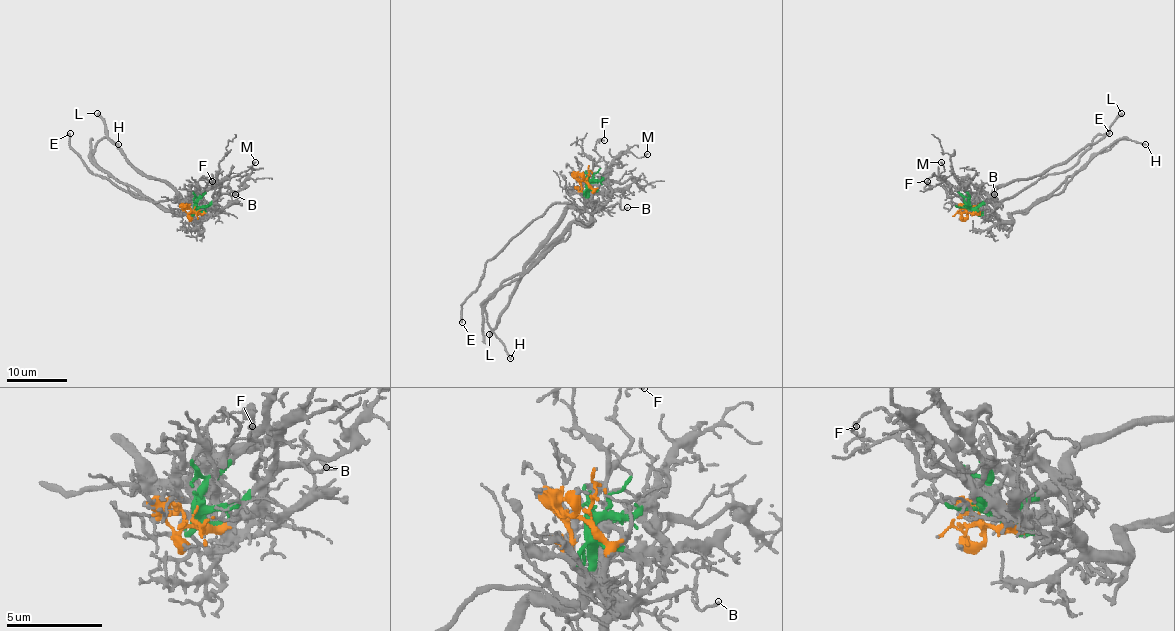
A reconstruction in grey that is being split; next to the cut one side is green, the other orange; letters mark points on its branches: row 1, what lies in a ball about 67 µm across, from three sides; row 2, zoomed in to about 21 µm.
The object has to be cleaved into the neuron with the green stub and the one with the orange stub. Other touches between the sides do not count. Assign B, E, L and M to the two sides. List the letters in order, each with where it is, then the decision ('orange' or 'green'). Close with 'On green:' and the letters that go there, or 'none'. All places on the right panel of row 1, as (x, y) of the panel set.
B: (994, 194) | green
E: (1109, 133) | green
L: (1121, 113) | green
M: (941, 162) | green
On green: B, E, L, M

